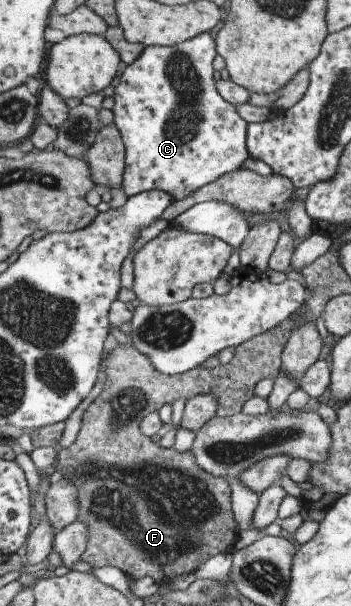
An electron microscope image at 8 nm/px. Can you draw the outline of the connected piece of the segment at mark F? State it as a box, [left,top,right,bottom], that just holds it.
[52,319,297,585]

